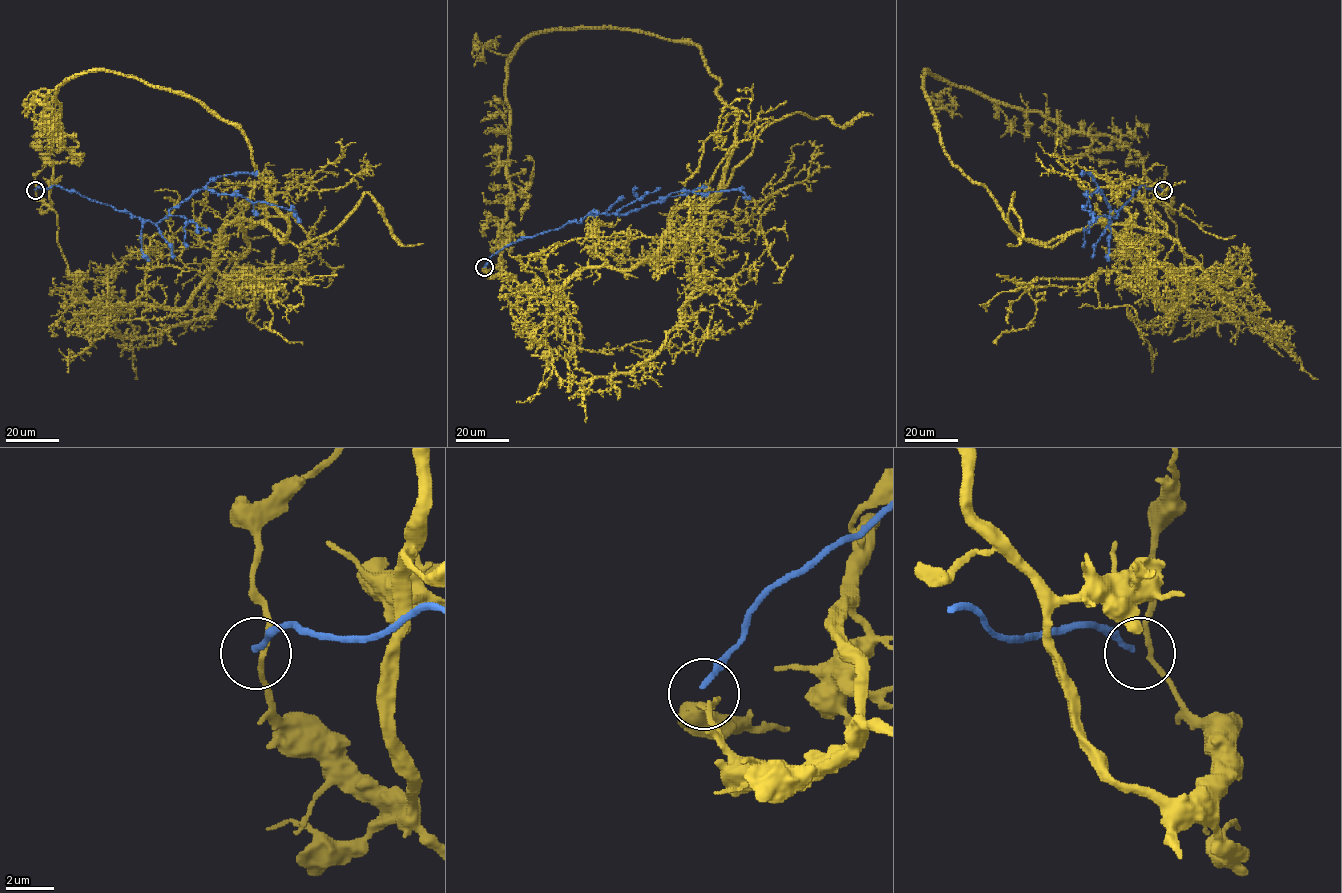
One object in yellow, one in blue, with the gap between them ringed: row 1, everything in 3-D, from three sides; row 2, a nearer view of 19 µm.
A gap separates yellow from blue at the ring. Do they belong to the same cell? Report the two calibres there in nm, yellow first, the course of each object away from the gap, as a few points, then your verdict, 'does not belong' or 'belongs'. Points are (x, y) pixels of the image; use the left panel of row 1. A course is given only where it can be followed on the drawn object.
200/240 nm | yellow via (35, 190), (56, 92), (112, 71), (233, 123), (289, 226), (244, 230), (206, 317), (67, 363) | blue via (35, 190), (58, 186), (154, 223), (199, 190), (212, 189), (293, 210), (301, 222) | does not belong

